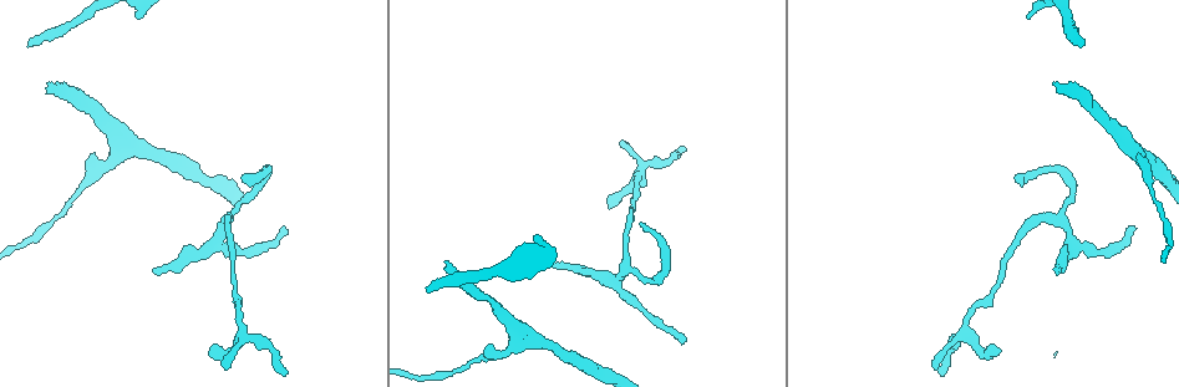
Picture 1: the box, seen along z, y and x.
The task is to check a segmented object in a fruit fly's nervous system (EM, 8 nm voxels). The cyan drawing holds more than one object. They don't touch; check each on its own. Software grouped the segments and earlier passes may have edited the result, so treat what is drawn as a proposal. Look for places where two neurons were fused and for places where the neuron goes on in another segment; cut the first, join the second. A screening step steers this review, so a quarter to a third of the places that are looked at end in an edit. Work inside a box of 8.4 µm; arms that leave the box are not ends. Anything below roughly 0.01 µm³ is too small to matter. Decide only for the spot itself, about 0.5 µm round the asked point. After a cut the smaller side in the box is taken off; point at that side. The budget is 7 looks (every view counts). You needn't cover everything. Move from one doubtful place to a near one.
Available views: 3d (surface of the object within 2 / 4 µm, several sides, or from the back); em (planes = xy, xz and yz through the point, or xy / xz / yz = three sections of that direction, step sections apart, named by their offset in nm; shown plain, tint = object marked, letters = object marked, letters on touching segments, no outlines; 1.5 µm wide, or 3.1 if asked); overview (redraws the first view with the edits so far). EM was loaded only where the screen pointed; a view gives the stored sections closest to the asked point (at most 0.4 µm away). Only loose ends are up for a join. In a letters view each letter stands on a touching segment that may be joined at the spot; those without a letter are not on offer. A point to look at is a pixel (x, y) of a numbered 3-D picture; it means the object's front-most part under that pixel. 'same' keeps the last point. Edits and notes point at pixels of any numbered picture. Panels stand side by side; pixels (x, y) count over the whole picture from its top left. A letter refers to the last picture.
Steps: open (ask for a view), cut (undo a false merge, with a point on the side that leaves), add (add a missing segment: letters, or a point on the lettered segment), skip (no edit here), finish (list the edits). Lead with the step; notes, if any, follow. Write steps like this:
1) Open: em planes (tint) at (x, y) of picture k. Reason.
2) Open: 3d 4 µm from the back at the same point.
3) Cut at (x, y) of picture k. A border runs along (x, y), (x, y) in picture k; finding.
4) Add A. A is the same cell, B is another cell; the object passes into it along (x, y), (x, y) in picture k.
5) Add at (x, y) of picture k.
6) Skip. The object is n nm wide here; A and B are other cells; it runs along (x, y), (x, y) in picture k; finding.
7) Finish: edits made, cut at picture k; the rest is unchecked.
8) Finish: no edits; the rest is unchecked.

Open: 3d 4 µm from the back at (681, 339) of picture 1.

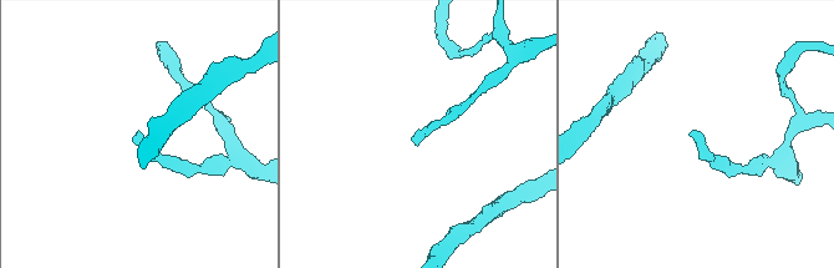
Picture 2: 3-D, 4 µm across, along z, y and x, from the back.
Open: em planes (plain) at (138, 131) of picture 2.

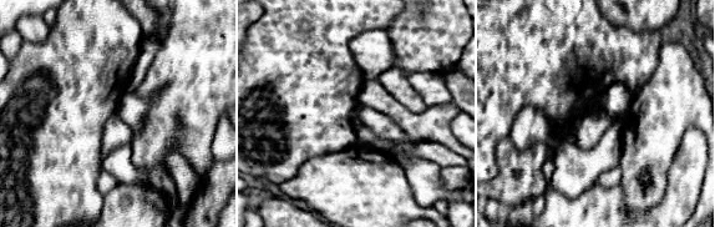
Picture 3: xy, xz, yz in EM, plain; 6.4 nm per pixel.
Open: em planes (letters) at the same point.

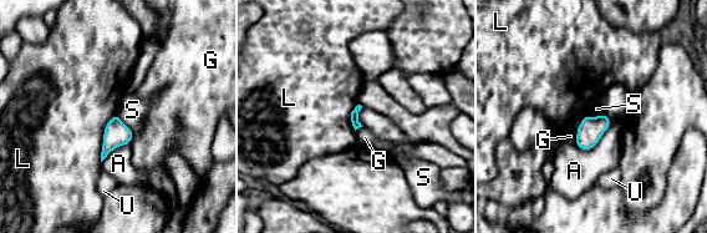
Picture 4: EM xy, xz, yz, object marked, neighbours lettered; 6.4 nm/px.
Skip. A, G, L, S and U are other cells; none of them fits.

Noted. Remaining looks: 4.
Open: 3d 4 µm at (1060, 271) of picture 1. An open end.

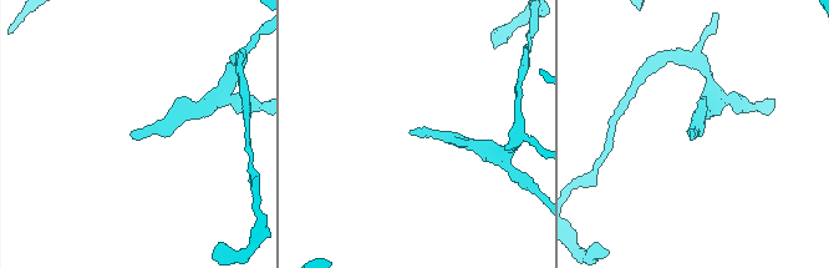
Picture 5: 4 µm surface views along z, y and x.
Open: em xz step 4 (letters) at (132, 132) of picture 5.

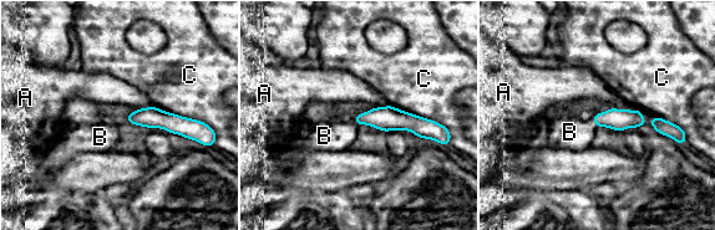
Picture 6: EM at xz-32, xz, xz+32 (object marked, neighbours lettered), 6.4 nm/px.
Add B. B is the same cell, A and C are other cells; the object passes into it along (618, 119), (594, 123), (569, 132) in picture 6; it goes on there.

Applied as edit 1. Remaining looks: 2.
Open: em xy step 8 (letters) at (448, 262) of picture 1. Branch stops here.

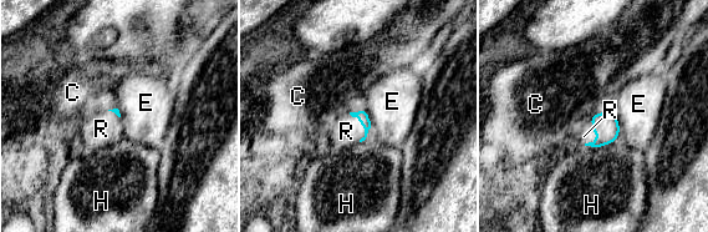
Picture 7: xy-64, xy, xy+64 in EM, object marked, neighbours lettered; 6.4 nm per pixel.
Add R. The longest contact is with R, 200 nm; R is the same cell, C, E and H are other cells; it goes on there.

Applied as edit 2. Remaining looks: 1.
Finish: edits made, add at picture 6, add at picture 7; the rest is unchecked.

